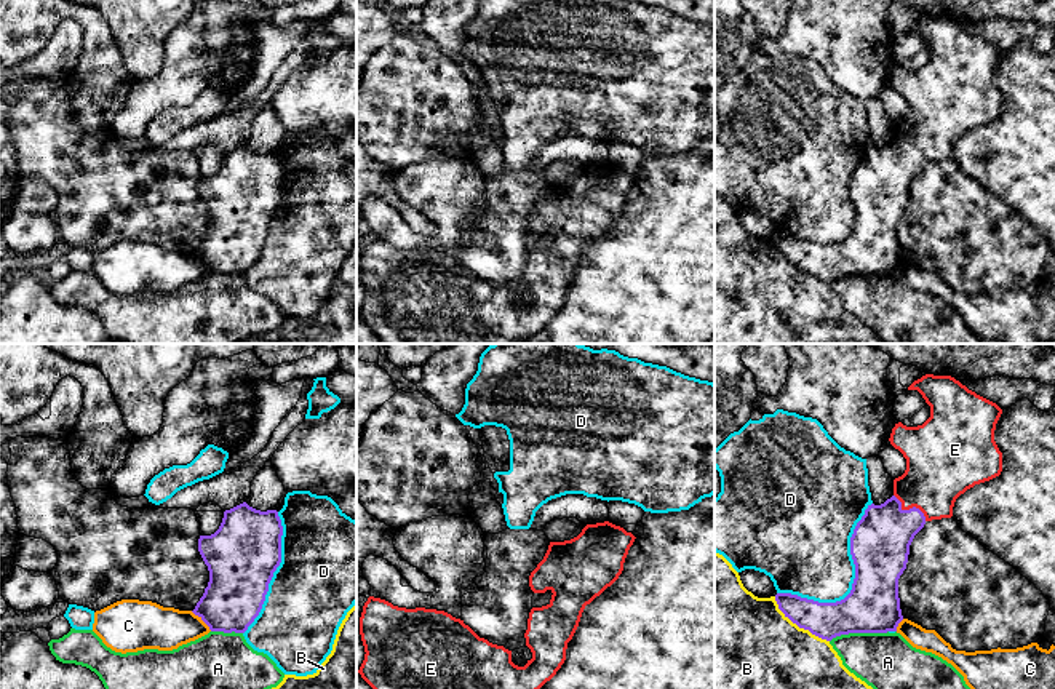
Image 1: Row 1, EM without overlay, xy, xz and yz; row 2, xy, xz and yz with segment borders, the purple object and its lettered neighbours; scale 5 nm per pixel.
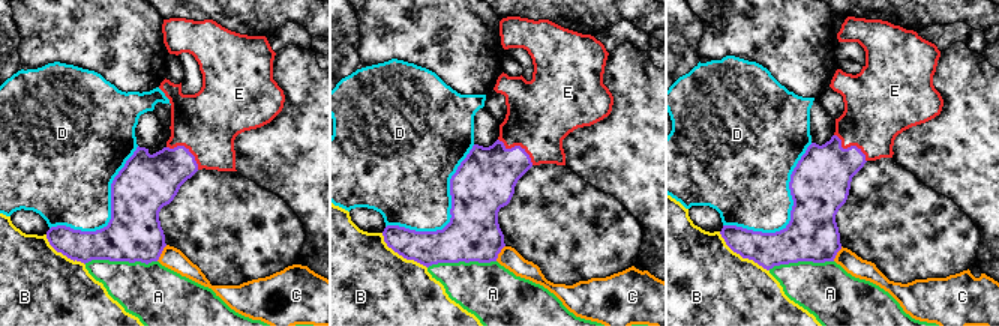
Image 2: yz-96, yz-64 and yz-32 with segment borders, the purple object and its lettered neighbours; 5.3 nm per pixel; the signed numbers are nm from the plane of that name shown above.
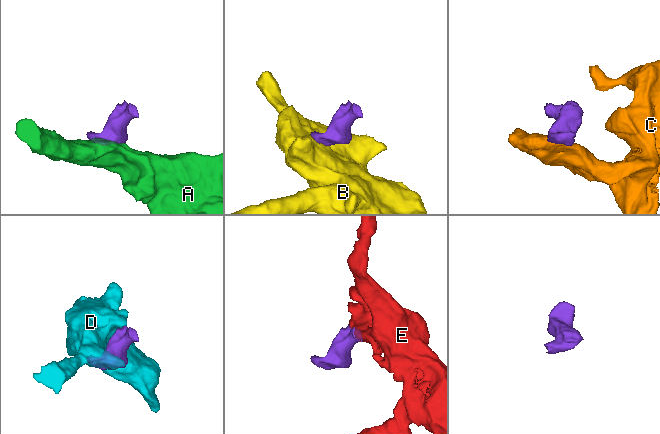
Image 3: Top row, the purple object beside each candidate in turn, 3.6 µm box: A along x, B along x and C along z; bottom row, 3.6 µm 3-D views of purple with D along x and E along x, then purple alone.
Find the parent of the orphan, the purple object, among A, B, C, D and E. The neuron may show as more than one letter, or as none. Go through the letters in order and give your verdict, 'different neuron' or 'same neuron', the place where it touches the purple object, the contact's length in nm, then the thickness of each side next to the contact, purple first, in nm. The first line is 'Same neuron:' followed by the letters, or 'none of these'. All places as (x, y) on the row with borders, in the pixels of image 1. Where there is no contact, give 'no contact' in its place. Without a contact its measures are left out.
Same neuron: E
A: different neuron; contact yz (859, 632); length 300 nm; calibres 280 and 280 nm
B: different neuron; contact yz (798, 625); length 360 nm; calibres 190 and 440 nm
C: different neuron; contact xy (202, 619); length 150 nm; calibres 300 and 220 nm
D: different neuron; contact yz (852, 584); length 650 nm; calibres 300 and 400 nm
E: same neuron; contact yz (910, 509); length 220 nm; calibres 300 and 340 nm

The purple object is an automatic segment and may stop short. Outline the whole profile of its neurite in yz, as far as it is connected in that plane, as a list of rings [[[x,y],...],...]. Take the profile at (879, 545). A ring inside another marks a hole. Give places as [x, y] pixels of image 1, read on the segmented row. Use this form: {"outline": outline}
{"outline": [[[926,374],[914,380],[908,390],[918,390],[930,406],[930,417],[918,427],[895,424],[890,433],[890,444],[906,459],[906,470],[894,480],[894,496],[881,505],[868,505],[865,515],[857,523],[850,537],[850,555],[855,564],[855,579],[850,593],[836,603],[818,603],[791,593],[777,593],[778,609],[799,628],[831,641],[836,636],[849,633],[887,633],[897,631],[903,620],[898,598],[898,579],[906,569],[910,545],[914,536],[927,521],[951,518],[956,499],[975,484],[989,481],[1002,472],[1002,452],[994,441],[996,424],[1002,409],[969,390],[951,376]]]}

